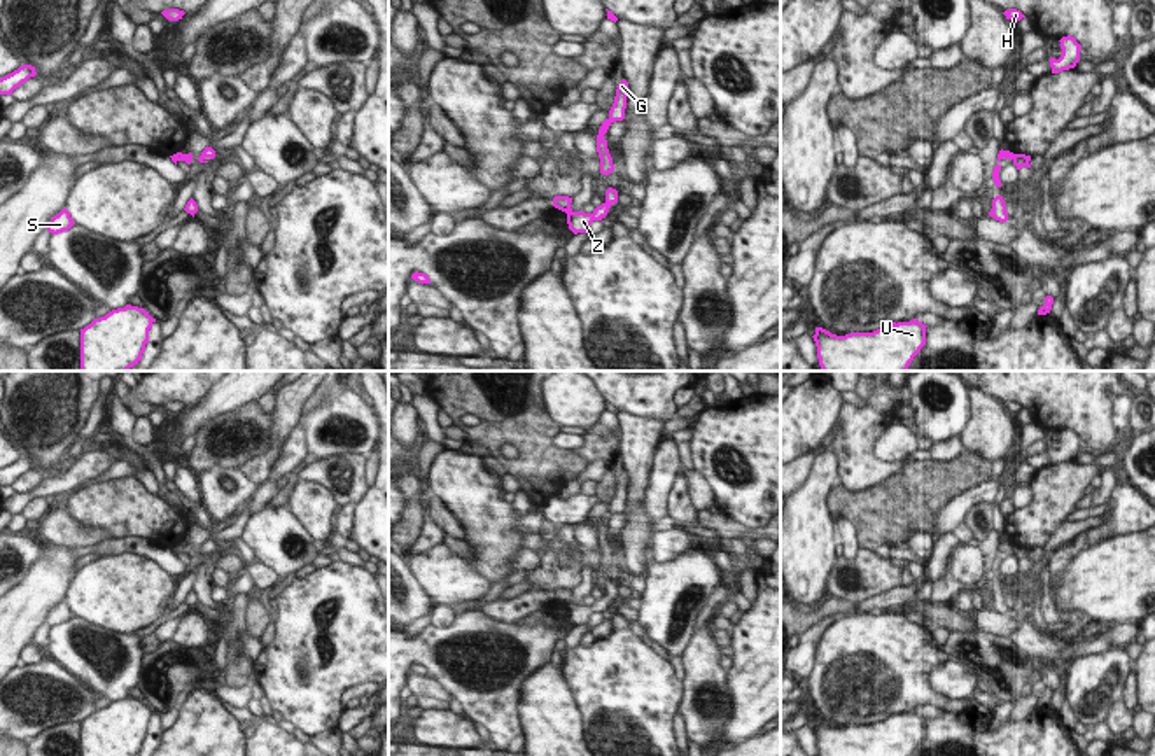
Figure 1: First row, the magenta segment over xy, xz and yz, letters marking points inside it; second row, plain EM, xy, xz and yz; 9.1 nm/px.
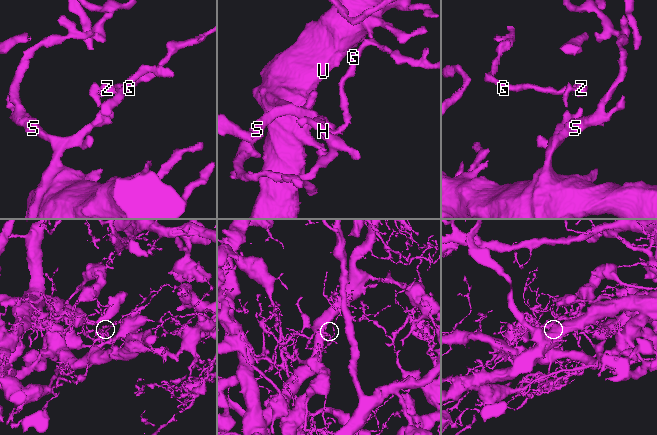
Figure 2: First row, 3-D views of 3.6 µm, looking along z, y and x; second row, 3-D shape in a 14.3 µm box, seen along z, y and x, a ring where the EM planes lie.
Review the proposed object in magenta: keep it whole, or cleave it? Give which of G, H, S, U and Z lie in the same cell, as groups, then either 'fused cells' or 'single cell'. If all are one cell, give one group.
G Z / H S U | fused cells

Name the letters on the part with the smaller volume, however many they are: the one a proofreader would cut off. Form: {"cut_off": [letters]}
{"cut_off": ["G", "Z"]}

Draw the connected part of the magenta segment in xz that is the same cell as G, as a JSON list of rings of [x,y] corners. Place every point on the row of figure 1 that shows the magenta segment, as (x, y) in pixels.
[[[623,79],[618,84],[614,103],[609,110],[609,117],[602,122],[598,135],[597,135],[597,152],[600,158],[600,173],[602,175],[609,175],[614,170],[612,158],[609,154],[607,140],[604,138],[604,135],[607,133],[607,130],[612,122],[625,119],[626,91],[628,91],[628,82]]]

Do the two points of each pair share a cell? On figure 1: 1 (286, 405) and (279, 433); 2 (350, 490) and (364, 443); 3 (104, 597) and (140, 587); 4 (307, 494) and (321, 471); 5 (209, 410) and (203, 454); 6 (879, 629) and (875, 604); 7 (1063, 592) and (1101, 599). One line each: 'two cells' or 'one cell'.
1: one cell
2: two cells
3: one cell
4: two cells
5: two cells
6: two cells
7: one cell

